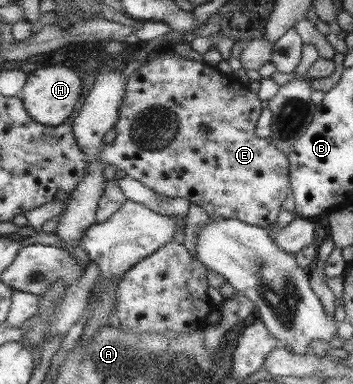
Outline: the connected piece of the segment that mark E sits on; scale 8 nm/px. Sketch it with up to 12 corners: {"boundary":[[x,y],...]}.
{"boundary":[[170,52],[128,78],[115,166],[267,229],[288,155],[263,102]]}

